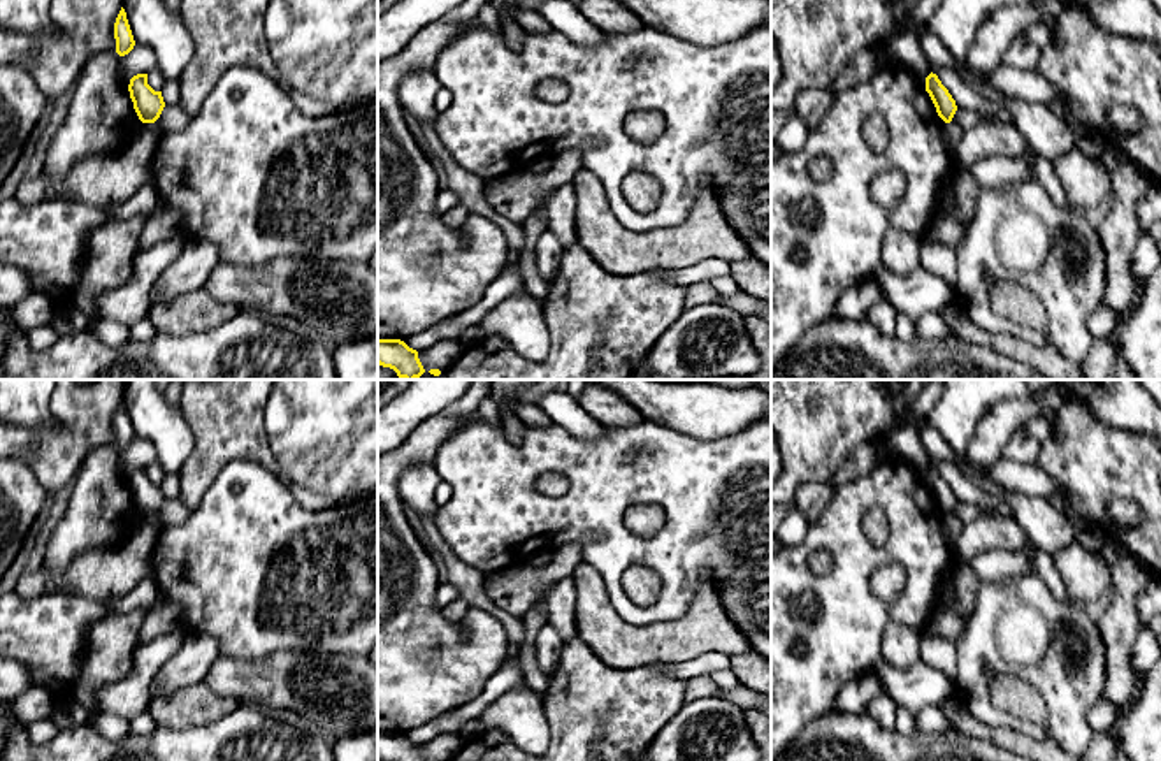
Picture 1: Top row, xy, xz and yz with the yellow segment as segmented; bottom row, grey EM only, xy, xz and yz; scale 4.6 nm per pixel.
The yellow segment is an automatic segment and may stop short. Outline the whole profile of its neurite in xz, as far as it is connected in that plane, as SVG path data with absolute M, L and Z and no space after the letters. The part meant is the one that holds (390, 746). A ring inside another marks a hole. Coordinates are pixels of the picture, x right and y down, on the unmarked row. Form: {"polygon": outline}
{"polygon": "M378 733L378 757L383 761L423 761L418 745L400 733Z"}

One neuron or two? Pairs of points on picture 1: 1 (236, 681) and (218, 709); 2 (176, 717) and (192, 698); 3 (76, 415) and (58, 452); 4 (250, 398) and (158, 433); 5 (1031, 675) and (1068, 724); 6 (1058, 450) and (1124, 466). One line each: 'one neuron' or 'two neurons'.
1: two neurons
2: one neuron
3: one neuron
4: two neurons
5: one neuron
6: one neuron

